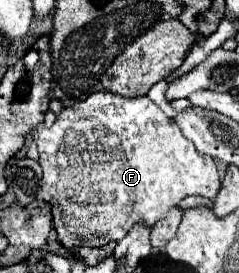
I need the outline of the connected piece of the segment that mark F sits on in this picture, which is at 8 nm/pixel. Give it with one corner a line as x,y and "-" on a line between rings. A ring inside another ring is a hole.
97,91
87,101
61,111
63,121
69,125
69,137
57,139
57,121
51,129
41,129
37,149
41,153
39,165
43,167
41,199
51,205
53,227
57,239
65,249
79,247
103,247
109,241
119,241
131,231
135,223
143,223
149,229
163,219
171,207
175,207
187,195
201,195
215,199
221,189
221,177
211,157
201,157
193,143
183,137
171,117
167,117
149,97
123,97
111,91
-
57,147
63,153
77,153
77,157
57,157

